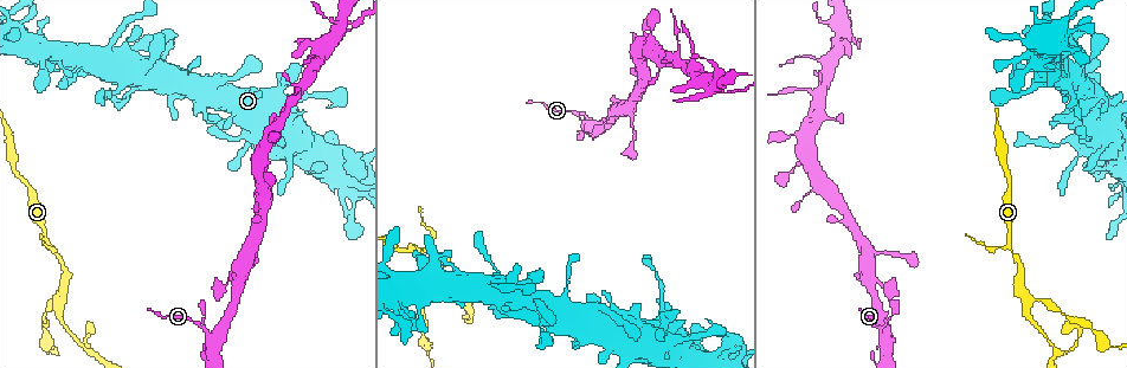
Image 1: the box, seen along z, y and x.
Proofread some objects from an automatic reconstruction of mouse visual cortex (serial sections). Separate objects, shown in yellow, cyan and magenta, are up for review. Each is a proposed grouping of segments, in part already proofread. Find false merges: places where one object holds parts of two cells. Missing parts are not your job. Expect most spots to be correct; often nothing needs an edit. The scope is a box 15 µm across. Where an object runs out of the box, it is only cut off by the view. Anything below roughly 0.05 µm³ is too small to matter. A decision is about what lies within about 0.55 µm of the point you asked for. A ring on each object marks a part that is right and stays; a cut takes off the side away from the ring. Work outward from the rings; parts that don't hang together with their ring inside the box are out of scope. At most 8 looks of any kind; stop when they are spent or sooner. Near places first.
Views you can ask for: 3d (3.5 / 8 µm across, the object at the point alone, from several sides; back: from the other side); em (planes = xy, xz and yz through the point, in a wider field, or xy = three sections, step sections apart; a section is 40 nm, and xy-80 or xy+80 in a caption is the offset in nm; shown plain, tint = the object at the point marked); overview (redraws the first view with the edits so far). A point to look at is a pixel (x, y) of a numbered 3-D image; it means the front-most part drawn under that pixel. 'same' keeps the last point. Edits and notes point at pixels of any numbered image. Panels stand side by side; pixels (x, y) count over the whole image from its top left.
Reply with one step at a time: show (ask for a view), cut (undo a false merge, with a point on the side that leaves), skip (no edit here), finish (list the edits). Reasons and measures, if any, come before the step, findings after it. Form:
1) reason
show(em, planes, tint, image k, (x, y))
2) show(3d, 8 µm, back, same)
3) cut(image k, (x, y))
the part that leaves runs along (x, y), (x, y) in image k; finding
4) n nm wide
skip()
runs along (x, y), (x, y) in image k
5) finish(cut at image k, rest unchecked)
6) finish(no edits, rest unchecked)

show(3d, 3.5 µm, back, image 1, (279, 91))

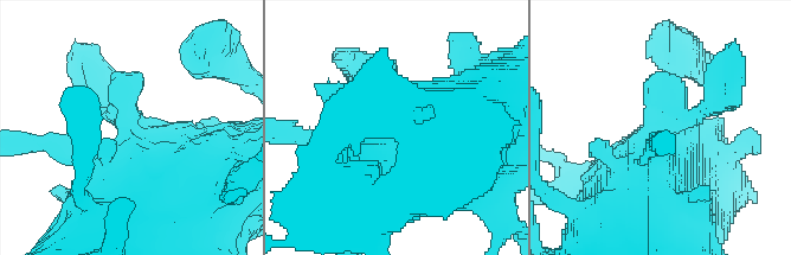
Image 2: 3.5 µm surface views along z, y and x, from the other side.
skip()
runs along (198, 164), (103, 167), (52, 145) in image 2; one cell here

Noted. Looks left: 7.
sudden change in width
show(3d, 3.5 µm, image 1, (1095, 134))

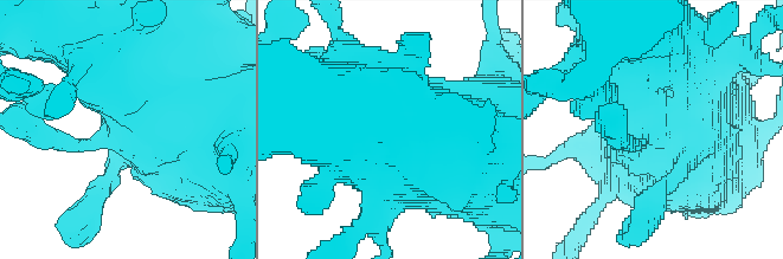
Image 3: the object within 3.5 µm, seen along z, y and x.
need the tissue
show(em, xy, step 1, plain, image 3, (111, 136))

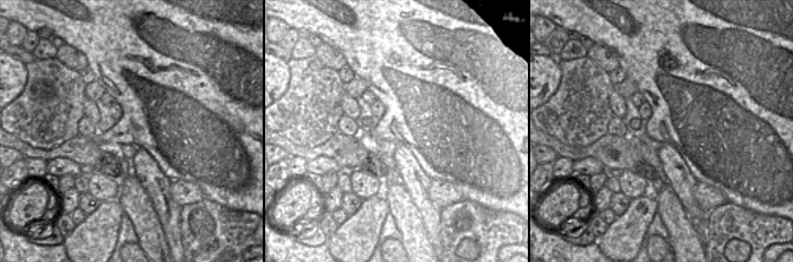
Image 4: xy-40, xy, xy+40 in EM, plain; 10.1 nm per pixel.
show(em, xy, step 1, tint, same)

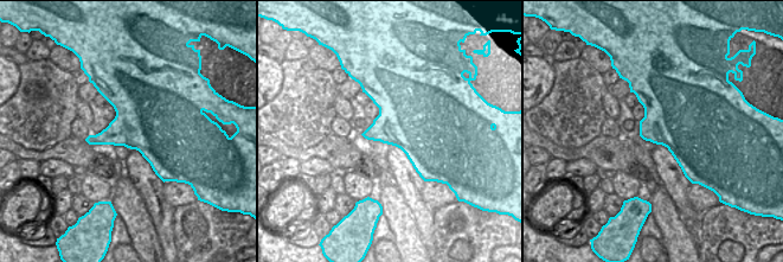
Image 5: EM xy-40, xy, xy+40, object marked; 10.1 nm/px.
skip()
one cell here

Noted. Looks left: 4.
branch point
show(3d, 3.5 µm, image 1, (1027, 302))

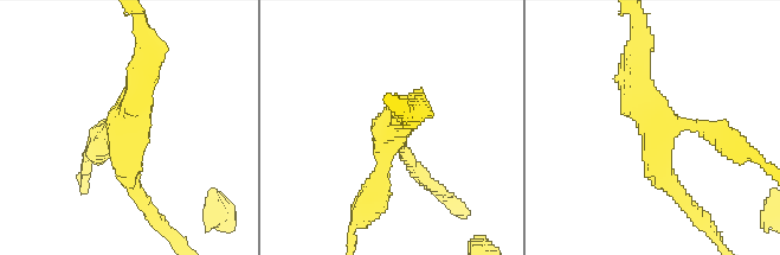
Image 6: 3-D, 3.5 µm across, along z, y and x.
3 arms; arms of 250, 250, 300 nm
show(em, xy, step 2, tint, image 6, (387, 133))

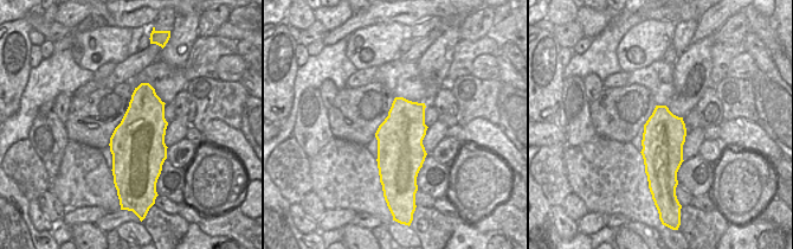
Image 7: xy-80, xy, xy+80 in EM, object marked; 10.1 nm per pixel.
skip()
one cell here

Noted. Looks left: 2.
finish(no edits, rest unchecked)

